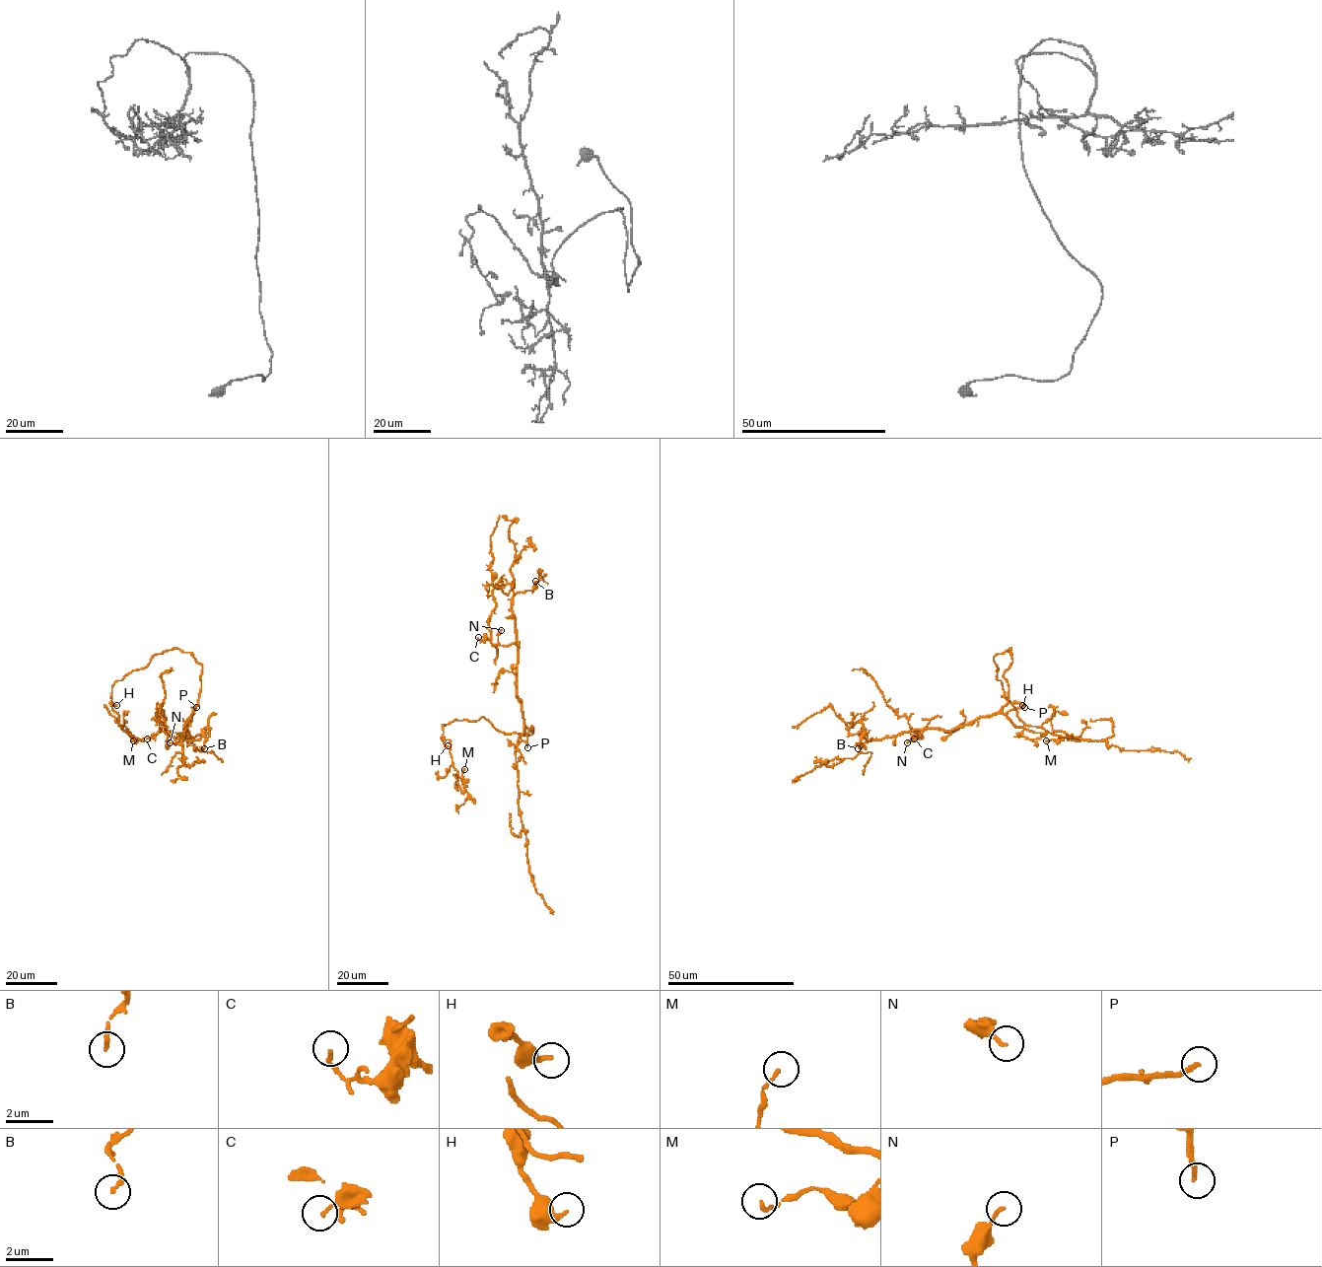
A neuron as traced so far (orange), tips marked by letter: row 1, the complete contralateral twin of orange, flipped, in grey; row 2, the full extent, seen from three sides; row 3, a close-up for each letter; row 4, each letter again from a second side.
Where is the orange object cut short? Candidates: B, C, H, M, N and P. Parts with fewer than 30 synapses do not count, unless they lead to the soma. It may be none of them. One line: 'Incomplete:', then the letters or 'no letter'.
Incomplete: P

